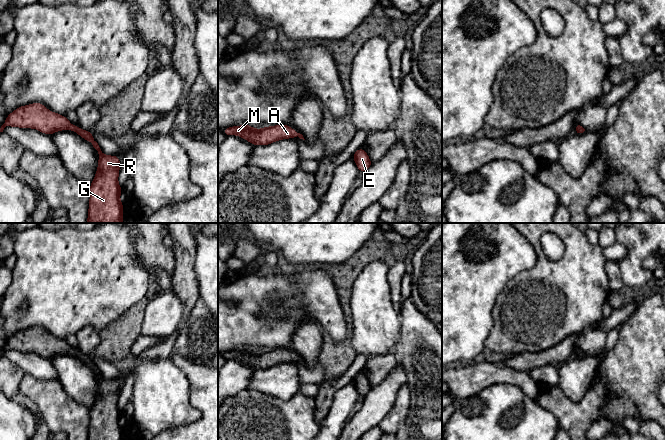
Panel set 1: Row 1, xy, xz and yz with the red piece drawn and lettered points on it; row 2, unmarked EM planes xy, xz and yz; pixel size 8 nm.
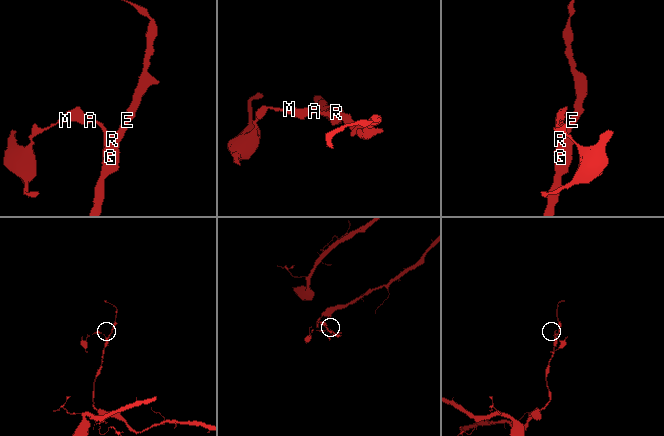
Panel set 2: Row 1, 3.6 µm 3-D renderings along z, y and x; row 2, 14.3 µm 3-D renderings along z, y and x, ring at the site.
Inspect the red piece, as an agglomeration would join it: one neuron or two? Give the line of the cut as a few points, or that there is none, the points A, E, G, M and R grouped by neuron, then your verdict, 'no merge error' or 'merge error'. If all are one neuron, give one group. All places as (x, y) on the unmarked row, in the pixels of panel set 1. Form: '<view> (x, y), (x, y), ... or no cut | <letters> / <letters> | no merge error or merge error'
no cut | A E G M R | no merge error

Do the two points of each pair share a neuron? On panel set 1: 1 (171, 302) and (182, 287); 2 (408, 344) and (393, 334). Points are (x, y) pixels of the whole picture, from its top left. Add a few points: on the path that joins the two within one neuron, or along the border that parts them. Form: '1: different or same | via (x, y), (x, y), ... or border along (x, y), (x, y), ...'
1: different | border along (172, 291), (182, 302), (185, 317)
2: different | border along (399, 314), (400, 339), (392, 352)

